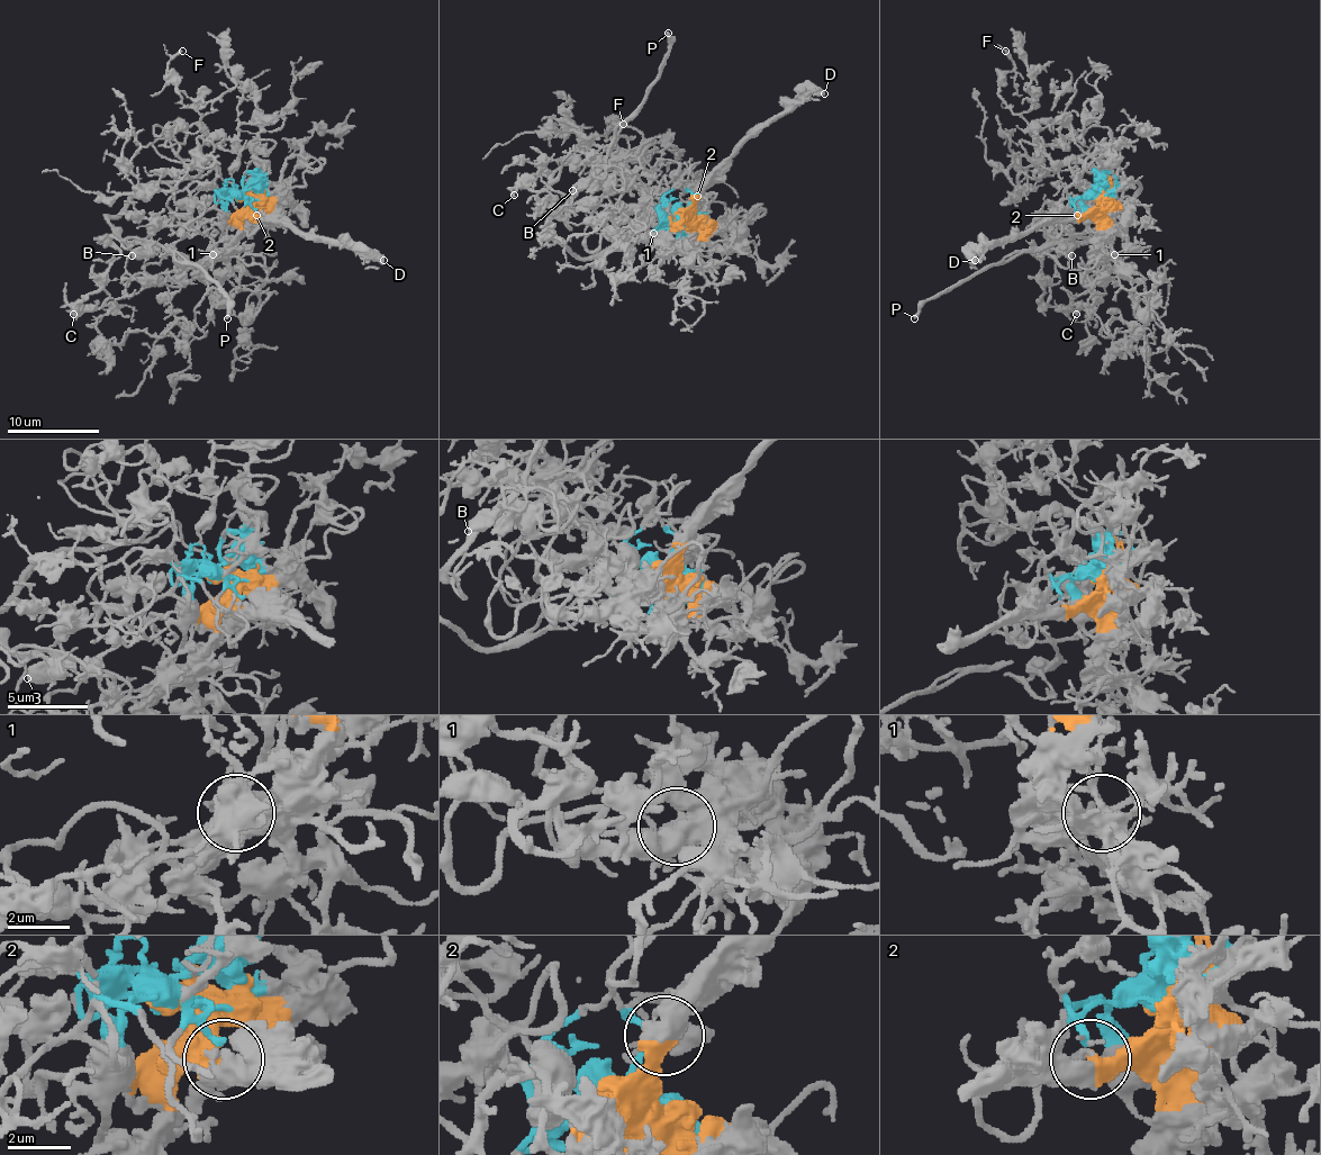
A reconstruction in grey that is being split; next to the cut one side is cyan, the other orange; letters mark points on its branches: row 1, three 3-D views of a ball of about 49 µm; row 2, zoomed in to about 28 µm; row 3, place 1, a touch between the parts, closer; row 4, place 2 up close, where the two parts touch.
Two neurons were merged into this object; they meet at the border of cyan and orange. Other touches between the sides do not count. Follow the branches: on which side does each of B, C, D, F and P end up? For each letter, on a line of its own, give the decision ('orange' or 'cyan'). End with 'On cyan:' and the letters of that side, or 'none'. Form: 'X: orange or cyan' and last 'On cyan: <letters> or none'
B: cyan
C: cyan
D: orange
F: cyan
P: cyan
On cyan: B, C, F, P

